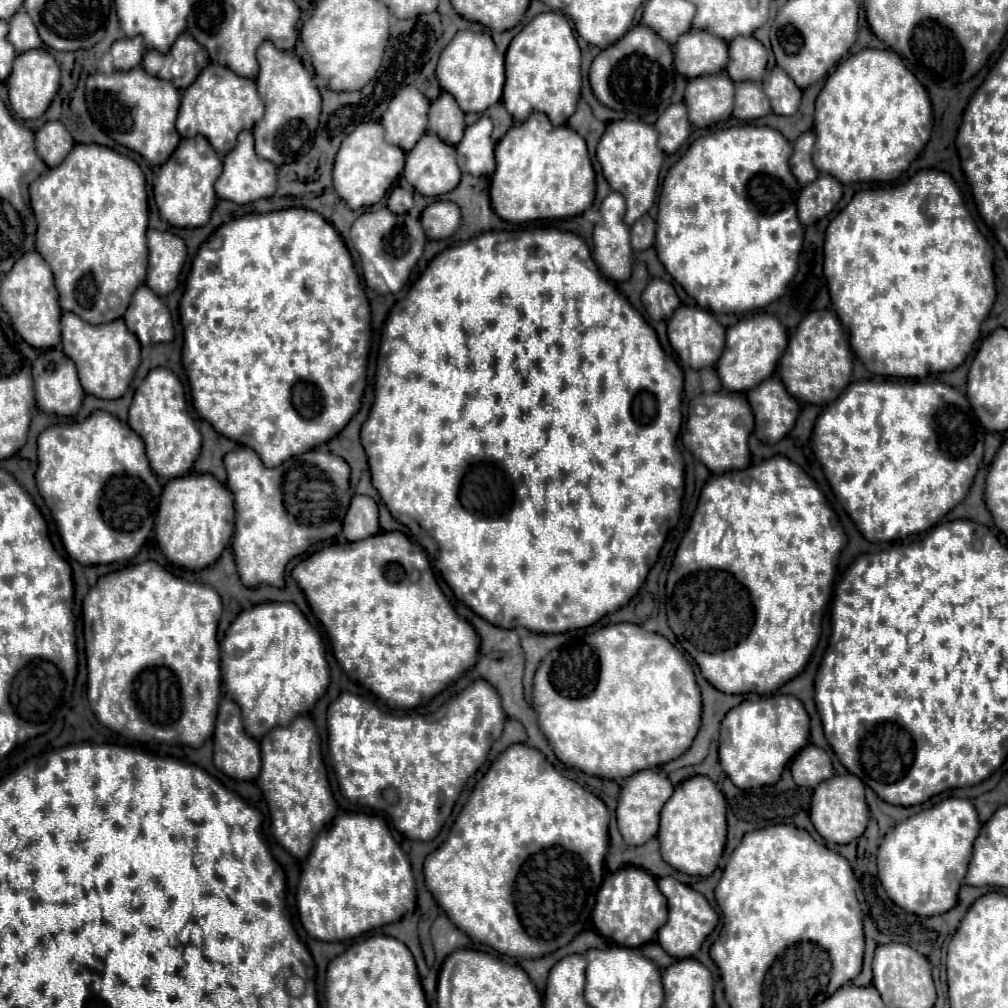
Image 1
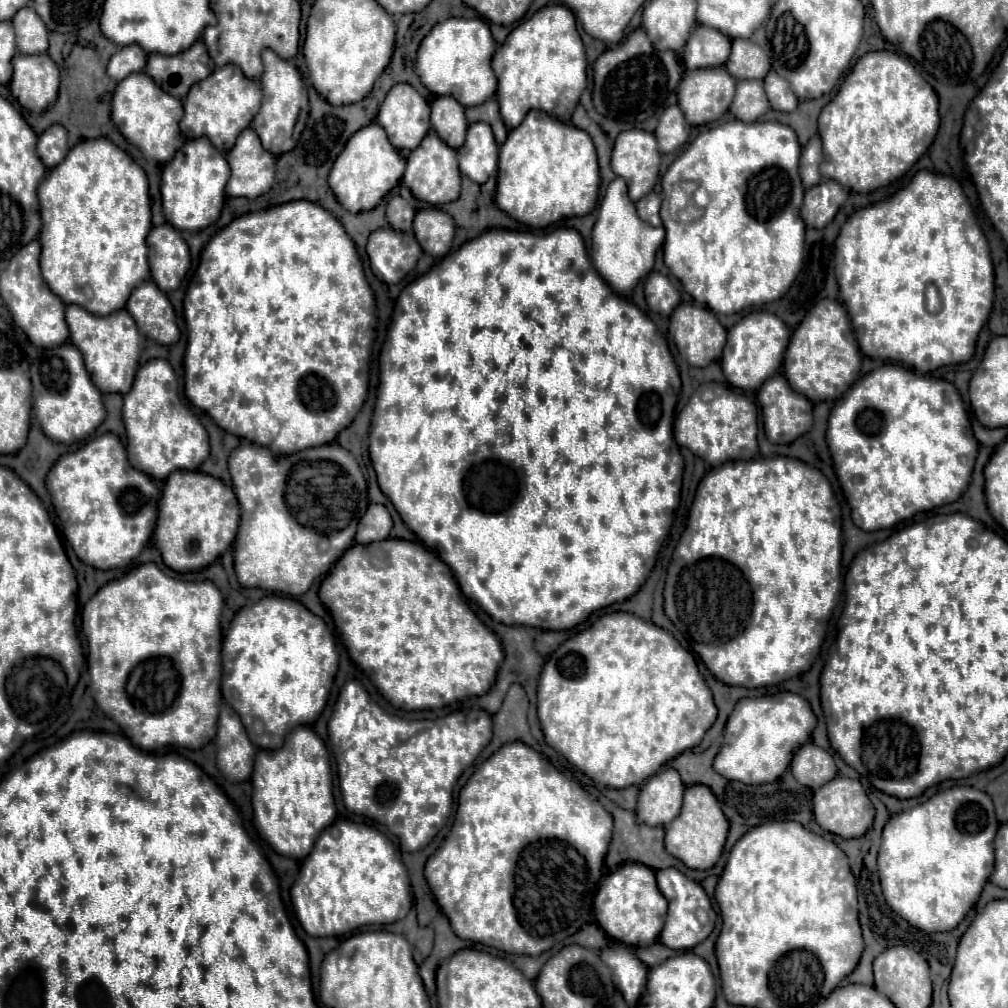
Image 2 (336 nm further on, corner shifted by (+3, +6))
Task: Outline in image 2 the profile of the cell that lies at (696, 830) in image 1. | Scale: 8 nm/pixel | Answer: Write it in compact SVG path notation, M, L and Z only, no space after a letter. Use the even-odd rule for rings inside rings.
M692 785L684 793L684 805L680 815L666 827L666 851L678 857L686 867L706 871L716 865L724 849L728 835L728 821L706 785Z

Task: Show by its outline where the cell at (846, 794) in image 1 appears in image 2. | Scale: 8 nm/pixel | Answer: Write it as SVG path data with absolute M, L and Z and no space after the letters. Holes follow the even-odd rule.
M834 777L830 783L822 785L814 793L814 819L828 833L840 835L844 839L862 837L872 827L874 805L870 803L870 799L868 799L868 795L858 779Z

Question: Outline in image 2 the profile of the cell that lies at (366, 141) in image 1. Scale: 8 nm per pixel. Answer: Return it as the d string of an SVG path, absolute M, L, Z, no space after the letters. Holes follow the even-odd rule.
M370 123L348 139L346 147L338 155L330 171L328 183L344 209L348 209L350 213L360 213L374 209L384 199L384 195L400 183L404 169L406 157L390 145L390 141L386 139L386 131L382 131L378 123Z

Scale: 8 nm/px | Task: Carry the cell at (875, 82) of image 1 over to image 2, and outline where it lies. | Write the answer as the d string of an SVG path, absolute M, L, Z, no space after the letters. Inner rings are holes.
M870 51L858 59L844 79L838 95L822 109L818 131L824 145L820 171L854 193L870 193L900 179L930 147L940 127L938 97L934 89L914 71L912 63L890 51Z

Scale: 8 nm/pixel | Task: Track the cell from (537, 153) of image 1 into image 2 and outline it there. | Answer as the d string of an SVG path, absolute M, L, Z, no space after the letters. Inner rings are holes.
M530 111L500 147L496 203L512 219L546 227L566 217L588 215L598 201L598 157L590 135L544 111Z

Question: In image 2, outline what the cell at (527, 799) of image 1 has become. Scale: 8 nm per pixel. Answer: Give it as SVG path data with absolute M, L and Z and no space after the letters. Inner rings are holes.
M514 741L514 743L502 745L500 751L496 751L492 757L488 757L476 769L476 773L470 777L466 787L460 791L454 825L452 825L448 837L444 839L444 843L440 845L440 849L428 859L424 875L426 875L426 881L430 883L430 887L436 895L438 905L442 907L446 917L450 919L450 925L458 937L470 939L476 943L484 943L488 947L496 947L496 949L506 951L506 953L538 957L540 953L548 951L554 943L564 941L566 937L574 935L578 929L582 929L586 923L592 921L592 901L594 901L594 895L598 891L598 883L602 877L610 839L612 839L612 817L608 815L608 811L600 803L592 803L588 799L586 791L576 781L564 777L558 769L548 765L532 747L524 745L522 741Z

